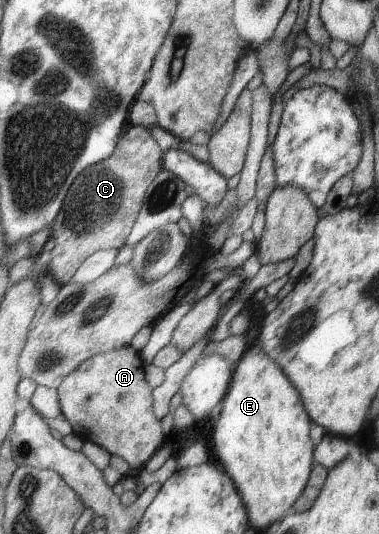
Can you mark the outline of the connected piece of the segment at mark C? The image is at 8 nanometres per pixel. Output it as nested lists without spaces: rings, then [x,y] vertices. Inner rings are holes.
[[[134,124],[128,127],[116,153],[87,169],[72,186],[53,227],[57,246],[47,269],[49,275],[62,286],[71,284],[82,264],[94,254],[107,249],[120,250],[137,223],[150,182],[161,174],[162,166],[162,150],[152,138],[152,128]]]

